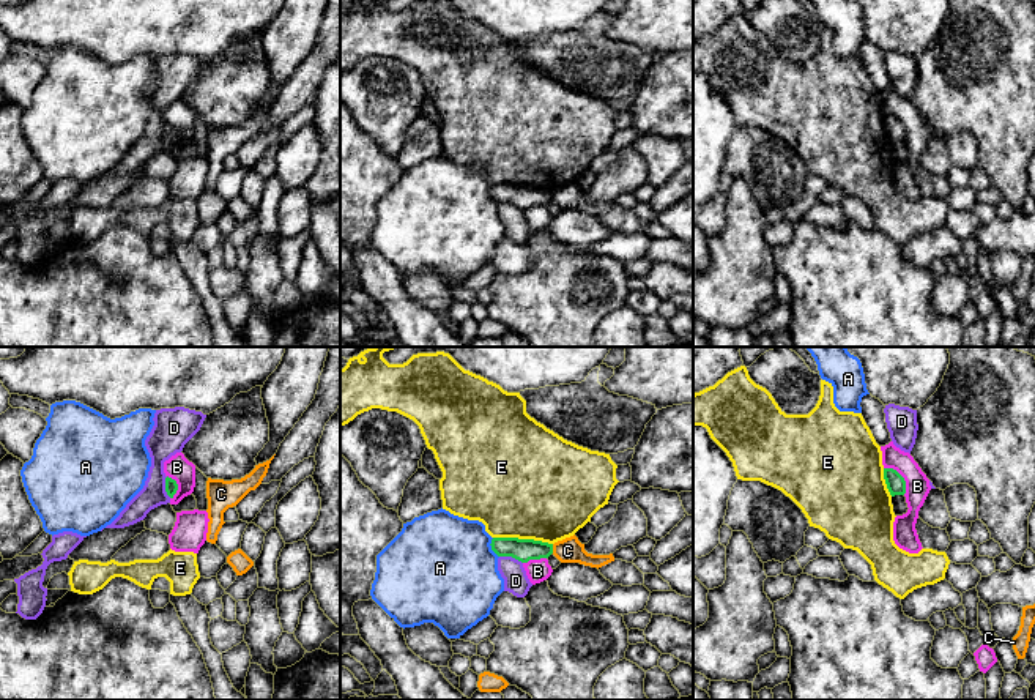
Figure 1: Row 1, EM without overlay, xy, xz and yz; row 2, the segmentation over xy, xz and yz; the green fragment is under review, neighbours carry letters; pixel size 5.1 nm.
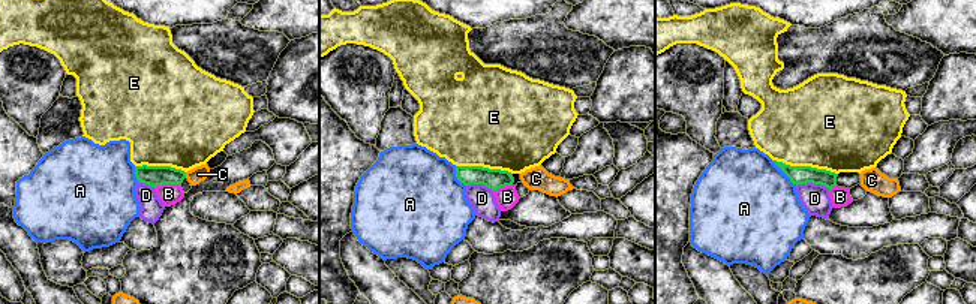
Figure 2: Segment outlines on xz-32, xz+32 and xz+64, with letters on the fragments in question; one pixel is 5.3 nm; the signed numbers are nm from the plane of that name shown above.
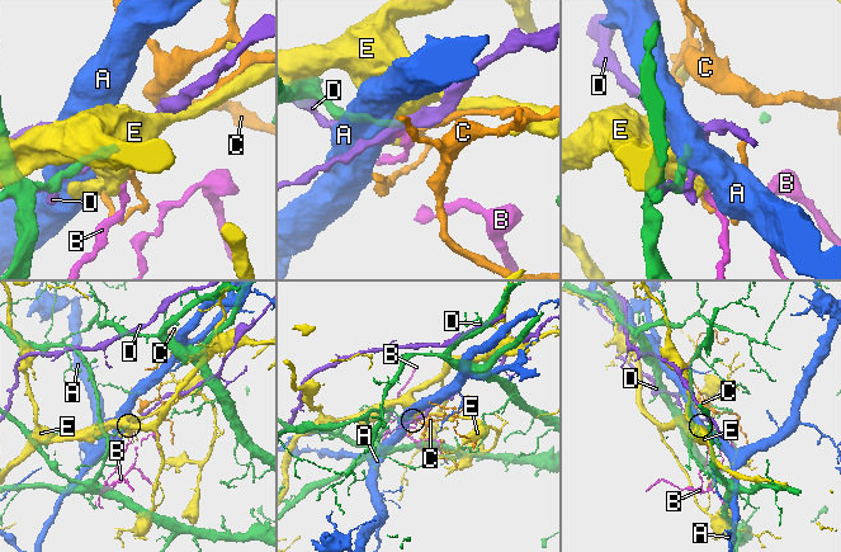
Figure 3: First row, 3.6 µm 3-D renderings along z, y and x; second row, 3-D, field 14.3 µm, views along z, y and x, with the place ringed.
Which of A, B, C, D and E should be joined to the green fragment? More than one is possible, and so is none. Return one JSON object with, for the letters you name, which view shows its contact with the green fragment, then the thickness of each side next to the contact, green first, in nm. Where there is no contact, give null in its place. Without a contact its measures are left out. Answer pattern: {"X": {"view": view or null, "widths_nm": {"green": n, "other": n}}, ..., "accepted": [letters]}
{"accepted": []}

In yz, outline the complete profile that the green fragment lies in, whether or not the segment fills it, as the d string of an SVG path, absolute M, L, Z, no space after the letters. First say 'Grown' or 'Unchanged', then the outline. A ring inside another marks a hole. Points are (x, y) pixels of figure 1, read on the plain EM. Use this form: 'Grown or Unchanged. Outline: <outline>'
Unchanged. Outline: M884 115L884 126L892 143L906 140L906 128L896 117Z

